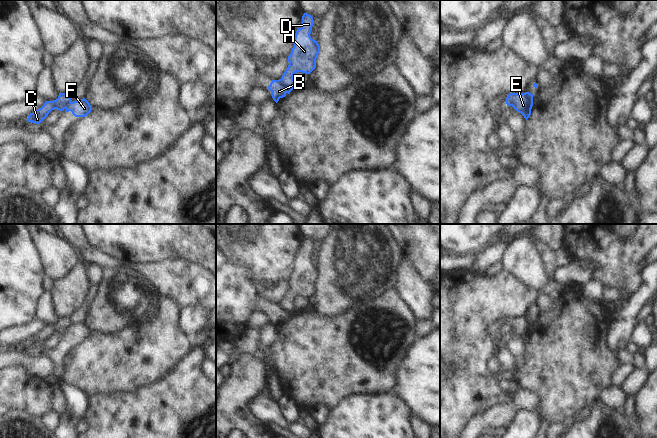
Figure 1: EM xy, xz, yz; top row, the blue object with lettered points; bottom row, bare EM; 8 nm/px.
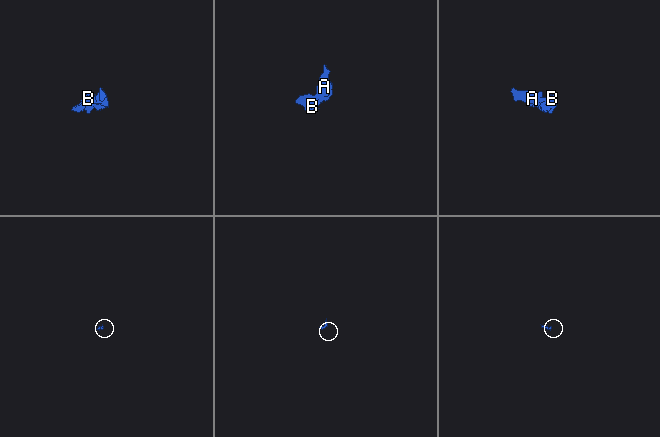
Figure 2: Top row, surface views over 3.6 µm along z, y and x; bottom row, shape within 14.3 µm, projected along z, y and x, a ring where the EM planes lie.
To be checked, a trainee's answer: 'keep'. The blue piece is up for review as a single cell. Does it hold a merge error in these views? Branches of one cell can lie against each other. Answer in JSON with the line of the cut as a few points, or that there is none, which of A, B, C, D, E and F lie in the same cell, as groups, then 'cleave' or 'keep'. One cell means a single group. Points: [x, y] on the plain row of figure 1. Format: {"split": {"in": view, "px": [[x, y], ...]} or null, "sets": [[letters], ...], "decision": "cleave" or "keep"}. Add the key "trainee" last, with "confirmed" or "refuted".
{"split": null, "sets": [["A", "B", "C", "D", "E", "F"]], "decision": "keep", "trainee": "confirmed"}

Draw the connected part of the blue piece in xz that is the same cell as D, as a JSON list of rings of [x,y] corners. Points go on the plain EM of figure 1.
[[[307,237],[302,240],[302,250],[297,253],[294,261],[294,270],[288,280],[289,289],[279,304],[272,304],[268,313],[272,322],[277,327],[280,322],[290,318],[297,307],[294,298],[302,296],[310,298],[316,292],[316,283],[320,276],[318,265],[311,262],[314,247],[313,241]]]

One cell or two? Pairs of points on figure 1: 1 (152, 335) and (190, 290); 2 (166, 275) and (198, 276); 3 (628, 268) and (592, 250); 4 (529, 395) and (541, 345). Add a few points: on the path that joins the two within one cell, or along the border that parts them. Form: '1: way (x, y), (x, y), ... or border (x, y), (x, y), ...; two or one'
1: border (160, 296), (171, 298), (180, 308); two
2: way (174, 277), (190, 277); one
3: way (619, 260), (601, 250); one
4: border (518, 383), (536, 391), (541, 409); two

